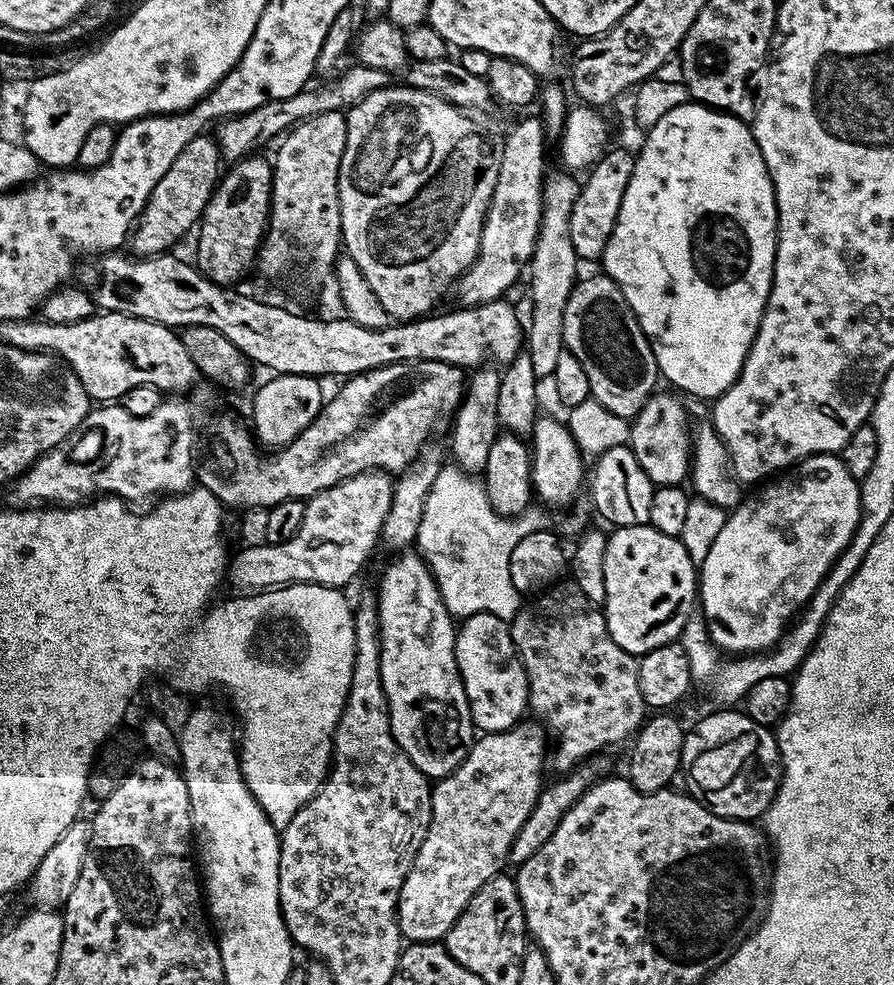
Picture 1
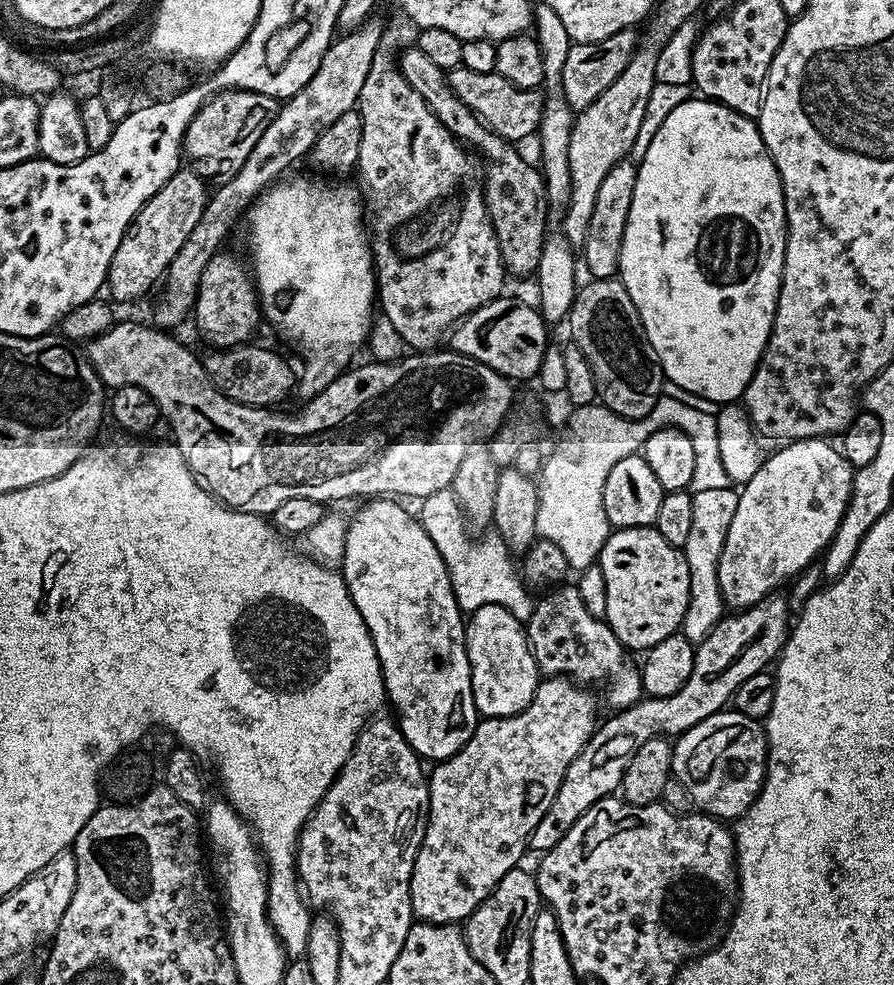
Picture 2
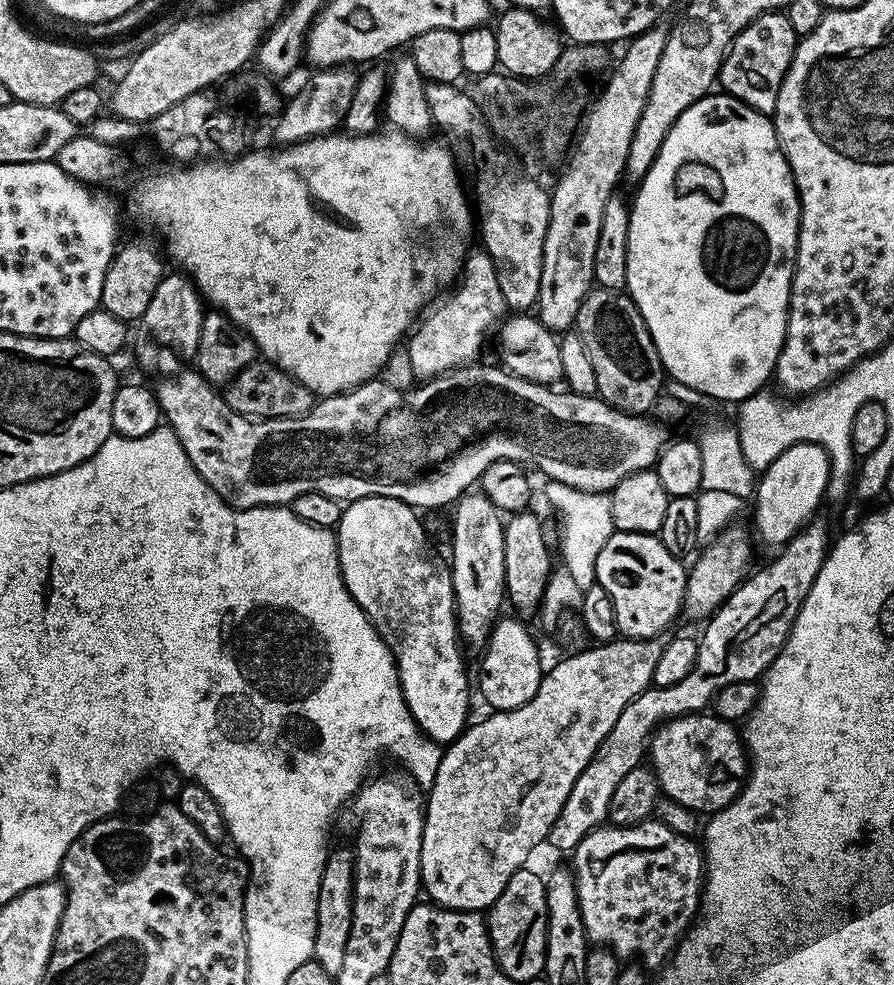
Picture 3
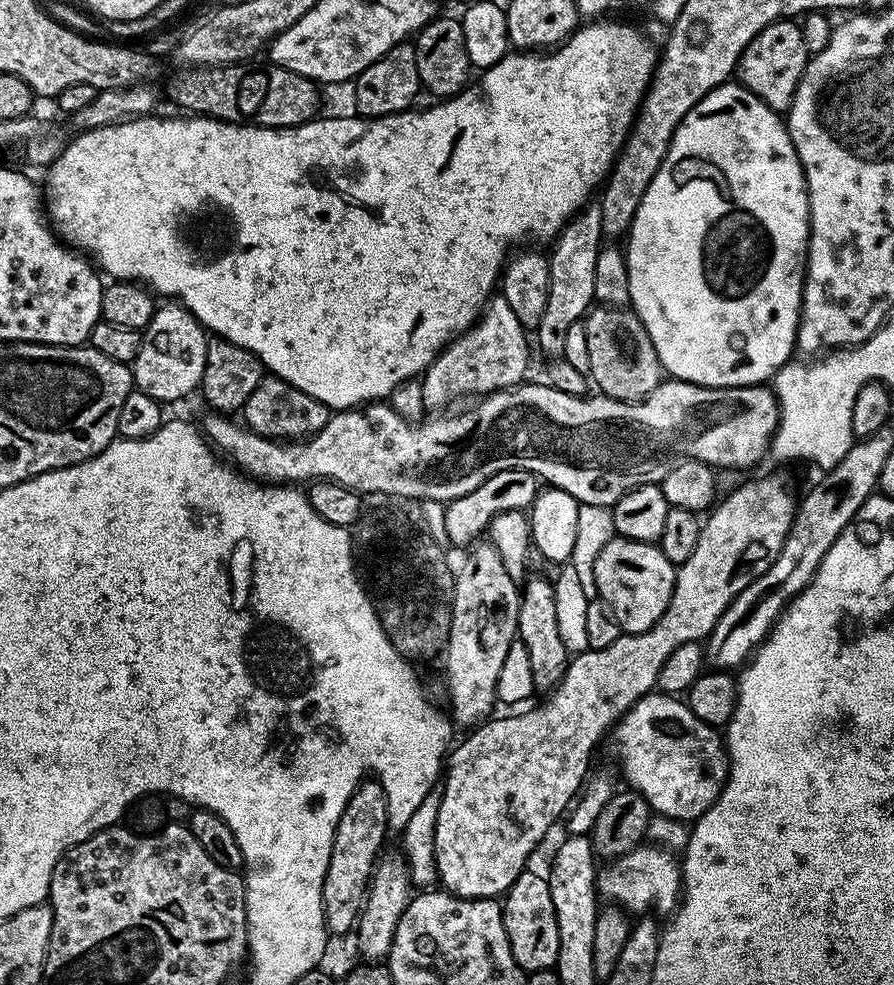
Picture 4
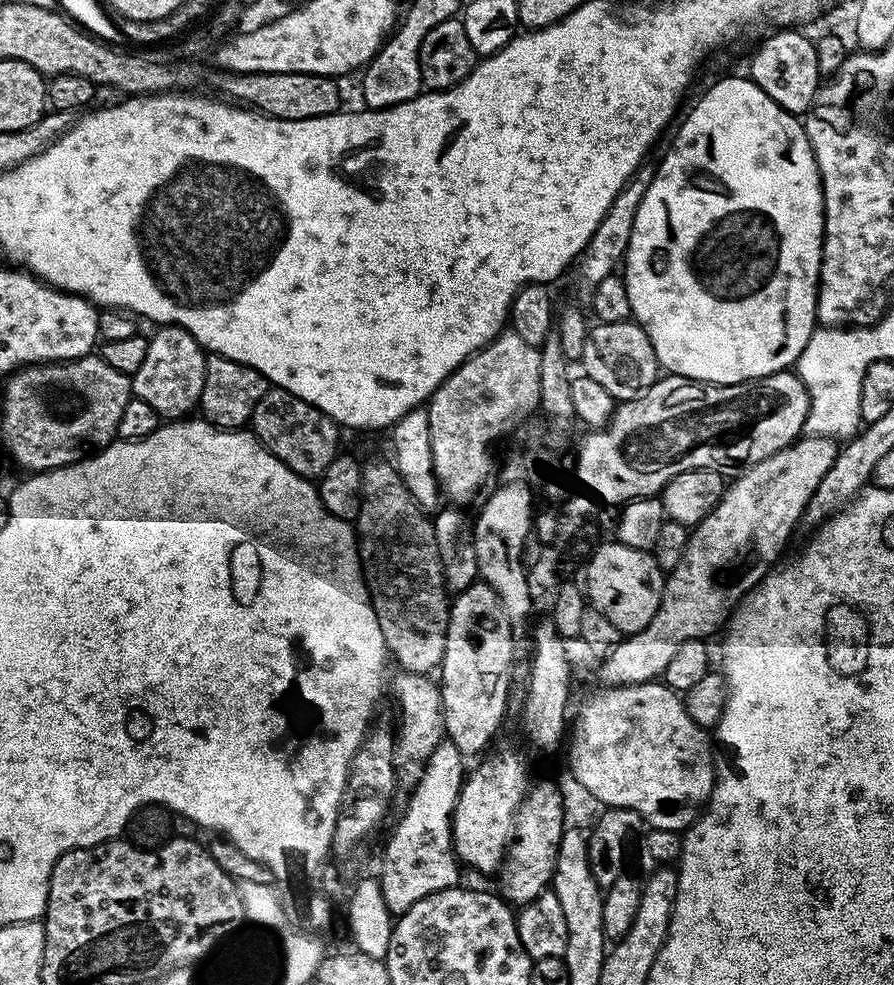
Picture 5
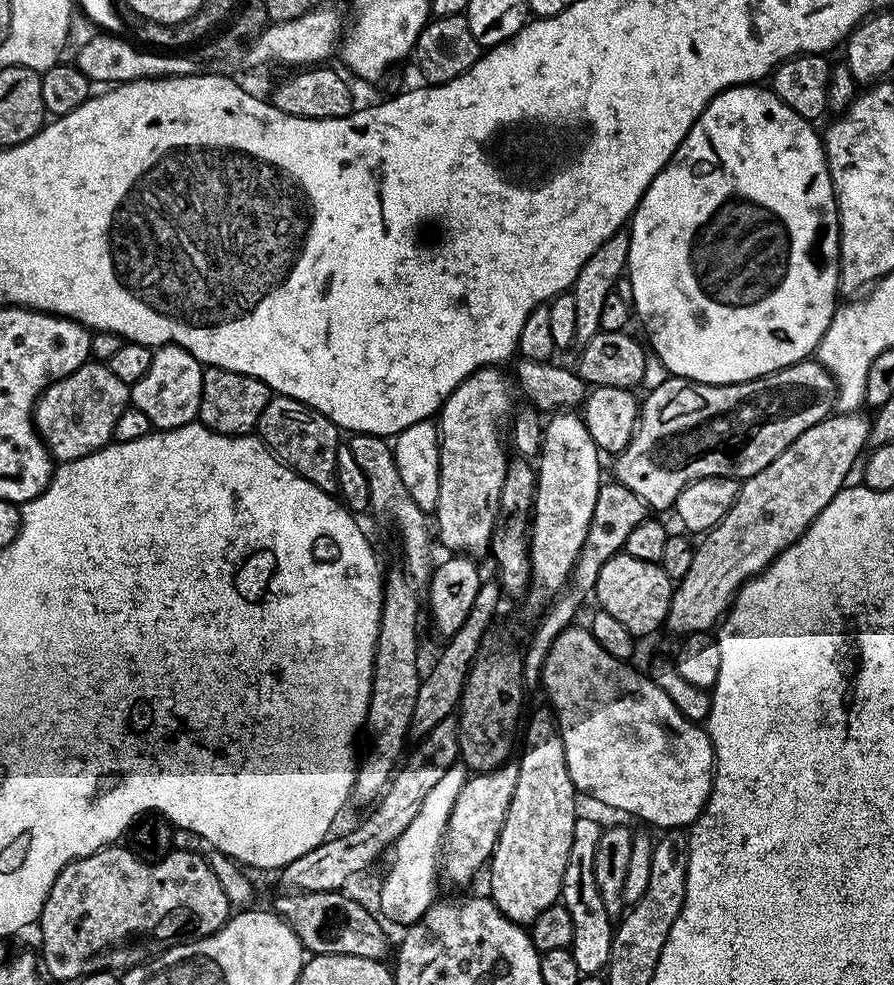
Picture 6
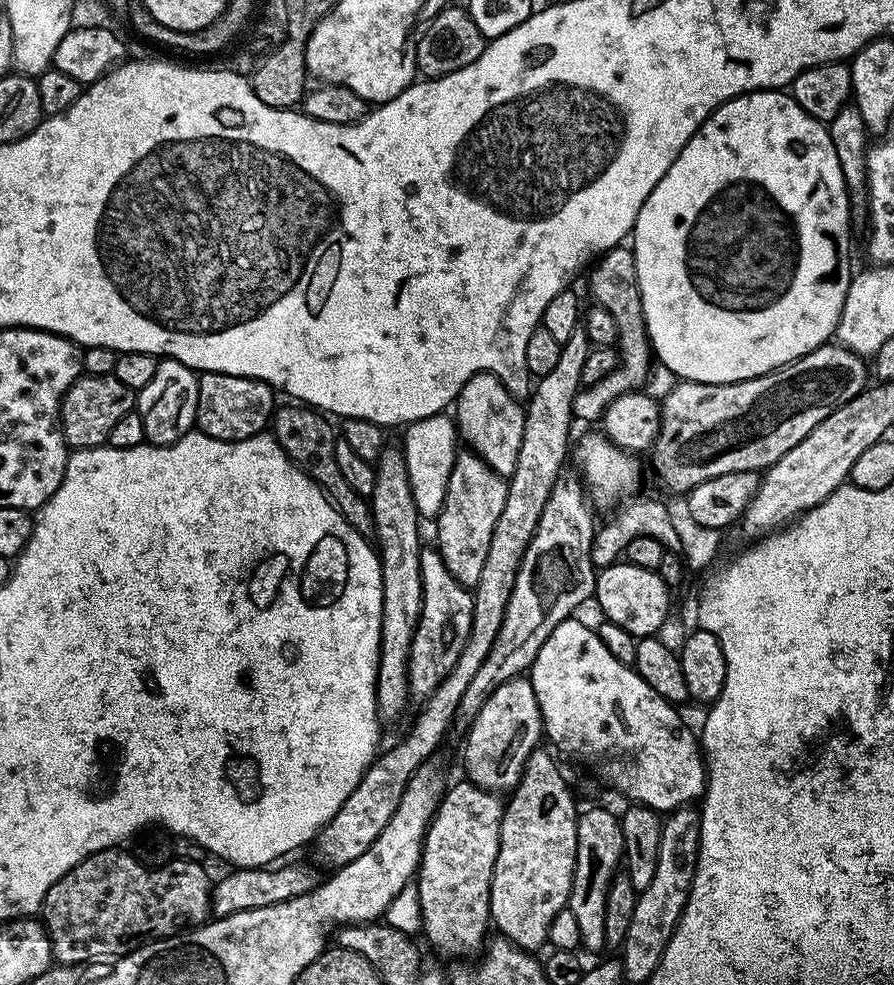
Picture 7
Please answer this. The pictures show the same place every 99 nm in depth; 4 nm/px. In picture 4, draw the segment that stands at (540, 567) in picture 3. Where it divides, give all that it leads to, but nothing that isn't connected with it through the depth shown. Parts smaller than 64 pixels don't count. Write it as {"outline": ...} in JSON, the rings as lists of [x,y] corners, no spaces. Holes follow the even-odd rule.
{"outline":[[[536,576],[533,580],[528,578],[523,581],[516,634],[519,643],[526,646],[526,654],[530,654],[530,674],[534,678],[534,689],[551,690],[557,688],[568,668],[570,653],[562,644],[562,637],[558,632],[555,590],[551,579],[543,580],[542,577]]]}

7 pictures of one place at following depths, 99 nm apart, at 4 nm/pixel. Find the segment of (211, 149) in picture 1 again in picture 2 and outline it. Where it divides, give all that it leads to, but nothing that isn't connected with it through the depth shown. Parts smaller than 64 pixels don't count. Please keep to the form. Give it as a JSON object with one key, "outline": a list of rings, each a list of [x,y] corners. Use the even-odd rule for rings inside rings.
{"outline":[[[184,166],[173,174],[162,190],[158,190],[158,194],[154,194],[154,198],[146,202],[146,206],[142,206],[142,210],[138,210],[124,232],[122,242],[118,242],[114,258],[110,258],[106,292],[113,301],[136,300],[163,281],[170,262],[174,262],[174,254],[182,250],[182,242],[186,242],[190,230],[198,226],[209,195],[210,188],[205,180],[191,167]]]}

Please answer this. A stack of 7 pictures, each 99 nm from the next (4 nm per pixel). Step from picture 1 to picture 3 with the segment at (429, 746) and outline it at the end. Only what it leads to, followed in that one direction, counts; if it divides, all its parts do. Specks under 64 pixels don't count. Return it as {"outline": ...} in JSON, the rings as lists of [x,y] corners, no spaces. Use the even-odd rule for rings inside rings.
{"outline":[[[371,496],[370,498],[358,498],[343,505],[340,513],[340,523],[334,529],[336,537],[336,549],[340,559],[340,574],[344,577],[346,590],[358,602],[358,606],[368,615],[368,621],[376,627],[377,632],[384,638],[384,643],[392,650],[396,658],[396,669],[400,675],[400,685],[406,706],[414,718],[414,722],[420,727],[420,731],[441,746],[447,746],[464,731],[469,723],[468,717],[468,672],[464,669],[464,660],[460,657],[460,648],[462,649],[460,633],[456,622],[456,595],[452,585],[452,569],[449,561],[444,560],[438,553],[432,549],[432,544],[428,541],[428,536],[424,533],[424,524],[419,520],[417,509],[411,504],[402,502],[398,498],[386,498],[385,496]]]}

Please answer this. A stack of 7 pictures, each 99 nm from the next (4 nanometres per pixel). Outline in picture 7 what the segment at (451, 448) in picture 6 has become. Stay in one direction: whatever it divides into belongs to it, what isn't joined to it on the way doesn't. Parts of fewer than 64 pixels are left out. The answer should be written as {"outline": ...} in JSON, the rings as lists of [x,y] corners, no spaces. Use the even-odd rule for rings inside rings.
{"outline":[[[460,450],[456,453],[456,461],[450,470],[450,482],[446,482],[446,498],[440,508],[440,515],[435,517],[436,540],[442,562],[446,562],[446,570],[462,582],[466,589],[475,589],[476,583],[482,578],[482,569],[486,562],[486,554],[490,550],[490,538],[494,535],[494,526],[502,514],[502,506],[506,506],[508,482],[505,477],[494,471],[476,452]]]}

